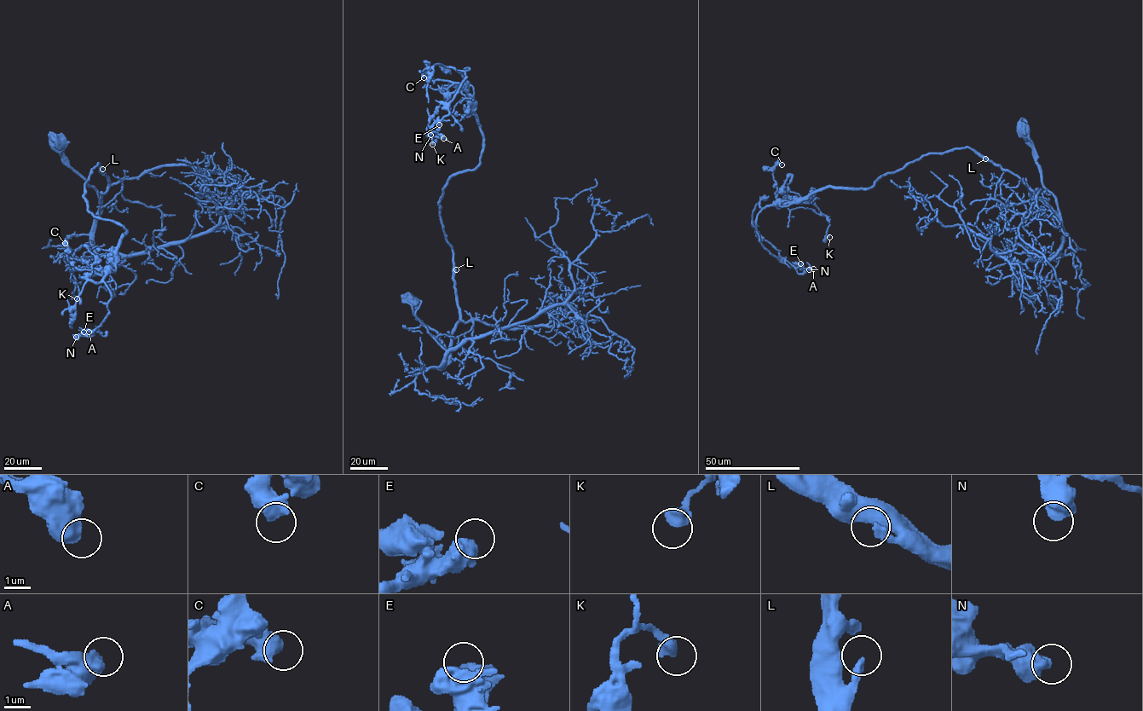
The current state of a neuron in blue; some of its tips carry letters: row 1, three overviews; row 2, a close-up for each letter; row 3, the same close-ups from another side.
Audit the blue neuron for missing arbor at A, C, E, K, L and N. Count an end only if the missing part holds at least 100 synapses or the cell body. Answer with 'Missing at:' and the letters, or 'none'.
Missing at: none

